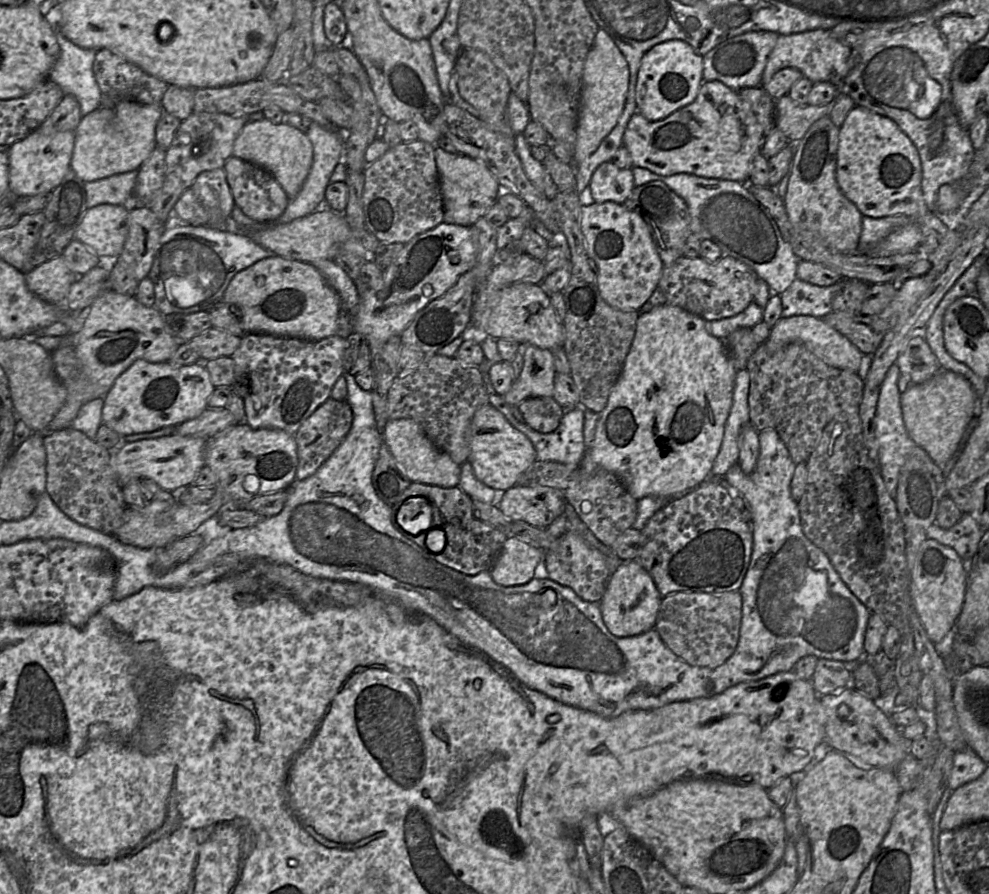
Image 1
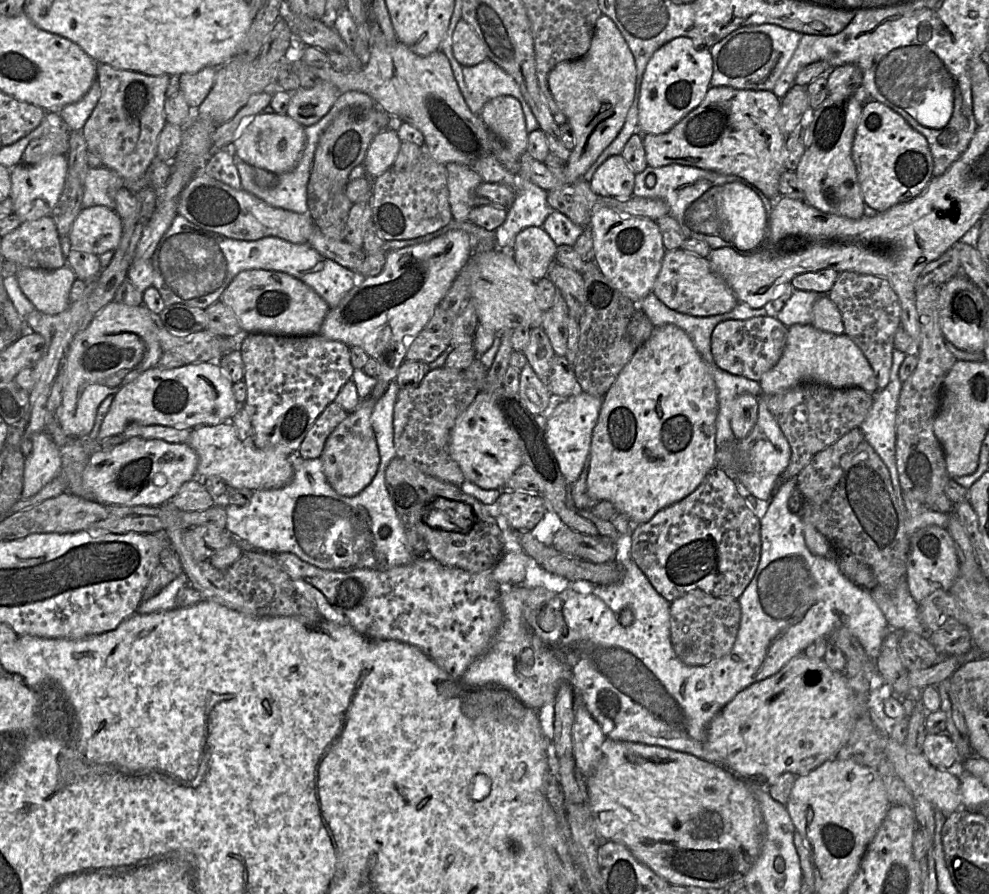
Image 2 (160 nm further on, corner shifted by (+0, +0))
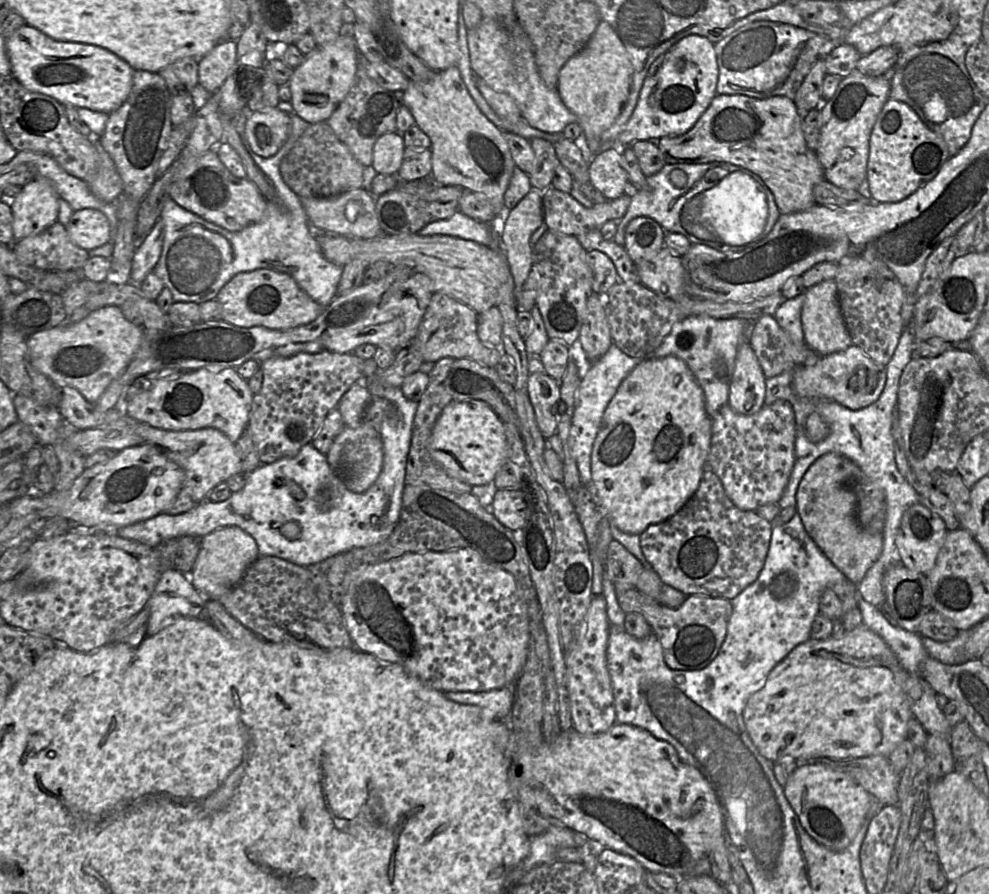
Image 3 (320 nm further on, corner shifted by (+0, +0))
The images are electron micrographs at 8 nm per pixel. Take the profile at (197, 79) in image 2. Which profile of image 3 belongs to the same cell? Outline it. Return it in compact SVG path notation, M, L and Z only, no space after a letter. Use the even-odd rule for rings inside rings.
M237 41L219 42L198 62L198 83L210 94L215 93L234 72Z

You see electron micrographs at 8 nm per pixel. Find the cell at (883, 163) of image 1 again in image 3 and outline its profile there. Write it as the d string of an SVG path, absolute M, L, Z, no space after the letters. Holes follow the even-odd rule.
M889 98L869 138L866 181L870 199L876 203L897 203L906 199L934 178L948 158L943 139L930 130L910 106Z

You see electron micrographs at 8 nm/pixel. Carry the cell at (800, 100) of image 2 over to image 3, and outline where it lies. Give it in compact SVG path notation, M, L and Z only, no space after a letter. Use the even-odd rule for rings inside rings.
M818 59L795 92L793 101L801 114L817 108L821 101L822 85L827 74L824 59Z

